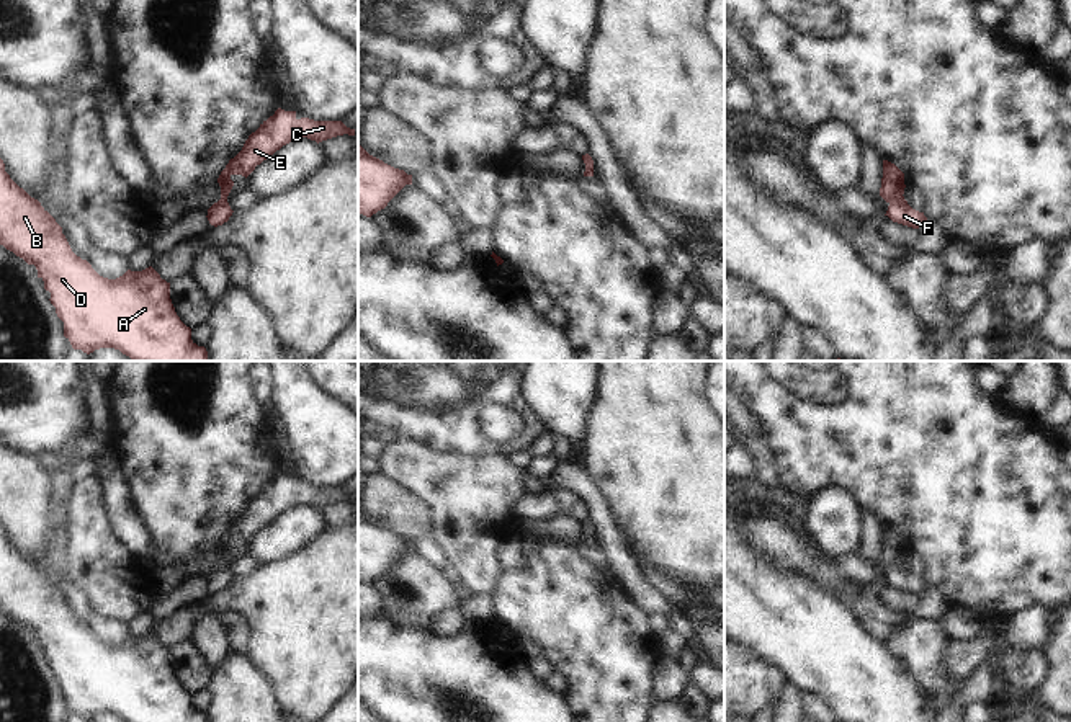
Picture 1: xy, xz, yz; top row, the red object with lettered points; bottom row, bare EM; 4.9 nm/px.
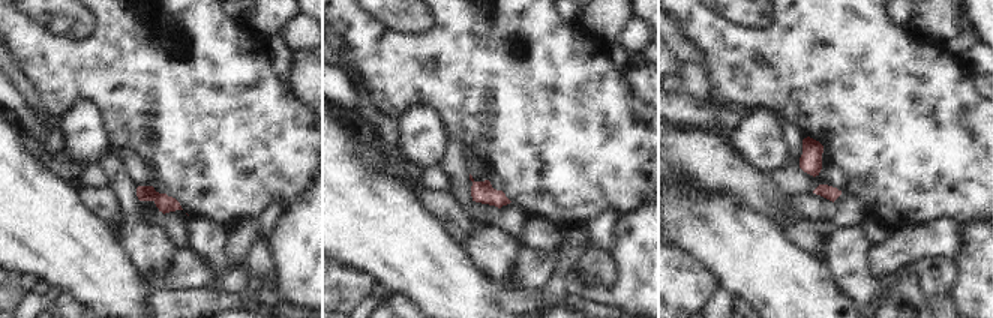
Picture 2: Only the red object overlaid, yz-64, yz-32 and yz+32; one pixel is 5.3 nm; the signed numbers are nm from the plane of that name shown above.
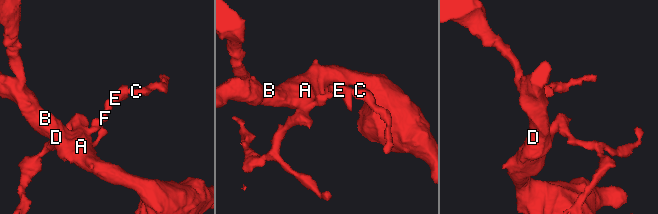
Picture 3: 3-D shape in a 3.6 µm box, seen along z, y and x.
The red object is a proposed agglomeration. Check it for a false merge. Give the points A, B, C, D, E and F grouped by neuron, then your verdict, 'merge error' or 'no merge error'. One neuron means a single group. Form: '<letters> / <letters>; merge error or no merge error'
A B C D E F; no merge error

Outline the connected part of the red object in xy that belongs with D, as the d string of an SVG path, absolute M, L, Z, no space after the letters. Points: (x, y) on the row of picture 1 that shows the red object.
M0 158L0 245L34 265L51 304L64 322L64 336L74 350L90 354L114 348L132 361L209 361L204 346L191 340L191 328L175 312L170 283L152 268L128 270L116 279L100 276L87 260L77 256L56 219L20 188Z

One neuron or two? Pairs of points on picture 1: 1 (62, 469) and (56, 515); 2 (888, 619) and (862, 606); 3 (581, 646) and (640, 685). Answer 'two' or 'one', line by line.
1: one
2: one
3: one

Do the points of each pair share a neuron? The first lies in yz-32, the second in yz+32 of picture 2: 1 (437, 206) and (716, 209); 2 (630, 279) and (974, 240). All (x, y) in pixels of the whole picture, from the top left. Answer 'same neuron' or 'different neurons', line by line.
1: different neurons
2: same neuron

